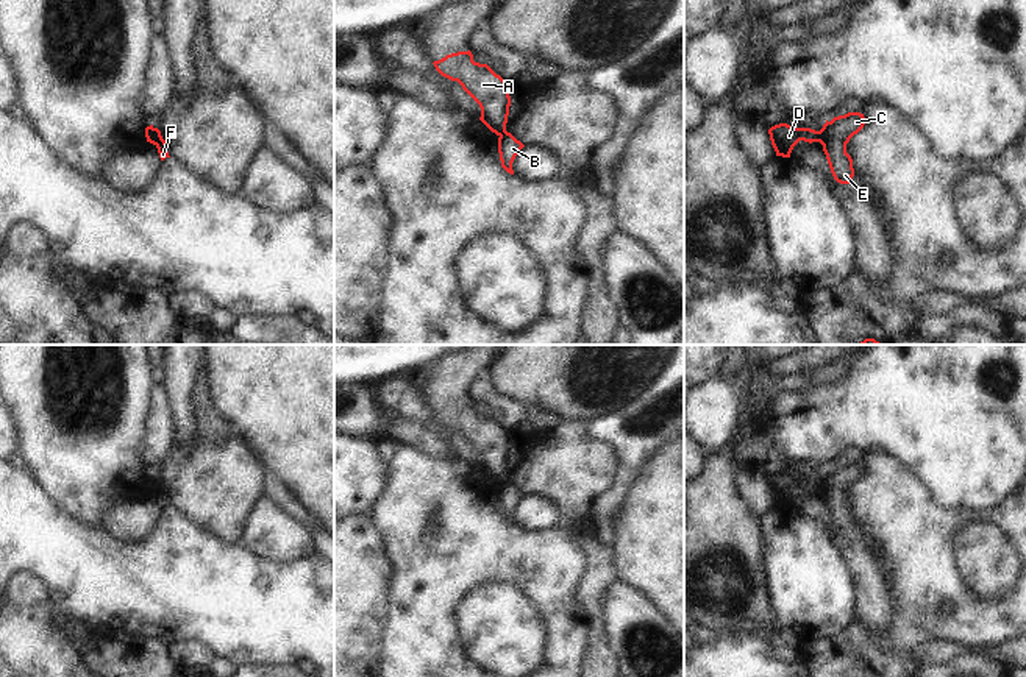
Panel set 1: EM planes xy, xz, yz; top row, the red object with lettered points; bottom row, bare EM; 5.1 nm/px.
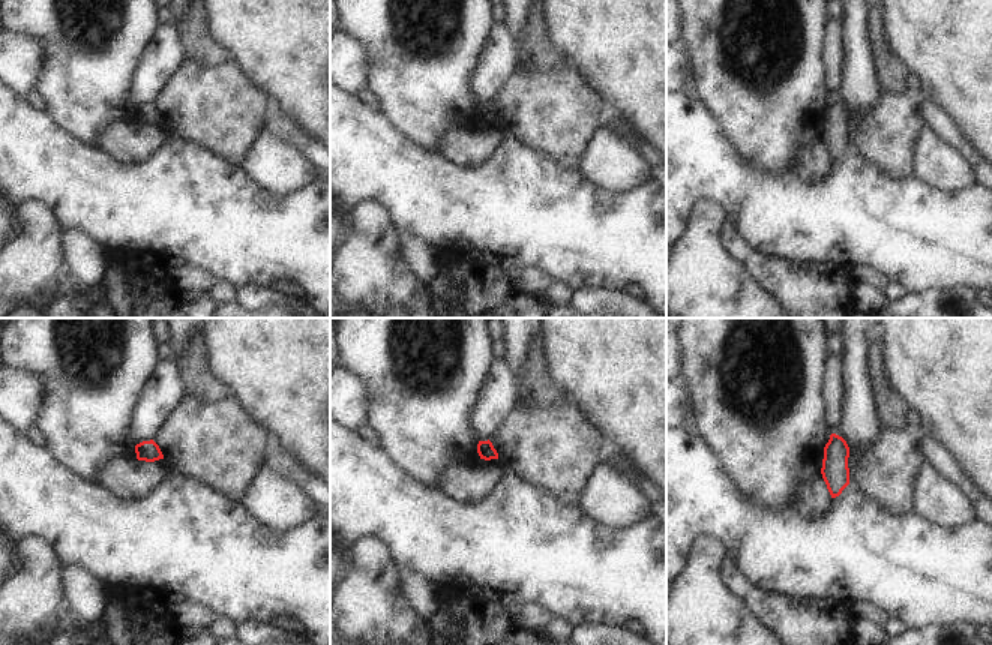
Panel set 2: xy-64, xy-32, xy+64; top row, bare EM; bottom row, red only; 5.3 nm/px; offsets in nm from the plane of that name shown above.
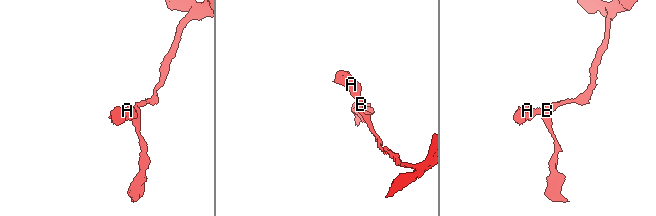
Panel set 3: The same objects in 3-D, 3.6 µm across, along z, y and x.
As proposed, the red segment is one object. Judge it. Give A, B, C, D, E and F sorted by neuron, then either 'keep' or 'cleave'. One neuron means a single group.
A D / B C E F; cleave

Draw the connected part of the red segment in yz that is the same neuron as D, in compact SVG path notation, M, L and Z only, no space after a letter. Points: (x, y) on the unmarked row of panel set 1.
M787 473L775 474L768 479L776 505L790 507L793 496L800 491L820 491L820 480L810 477L795 477Z

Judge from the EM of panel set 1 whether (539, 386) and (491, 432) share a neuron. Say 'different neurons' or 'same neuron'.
different neurons

